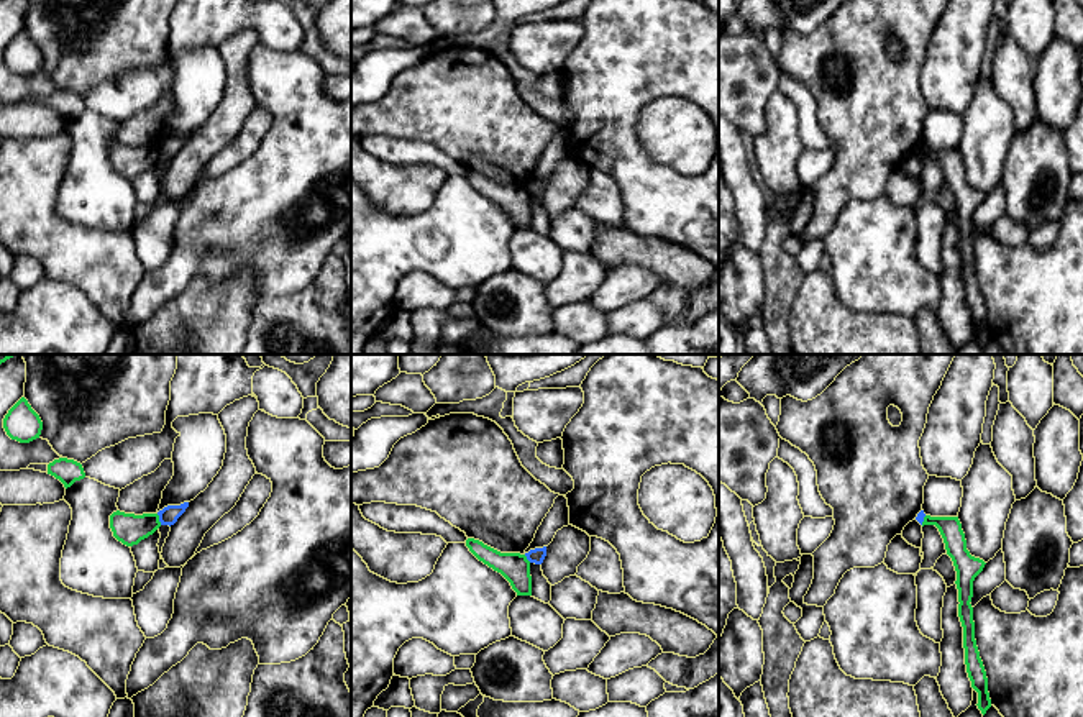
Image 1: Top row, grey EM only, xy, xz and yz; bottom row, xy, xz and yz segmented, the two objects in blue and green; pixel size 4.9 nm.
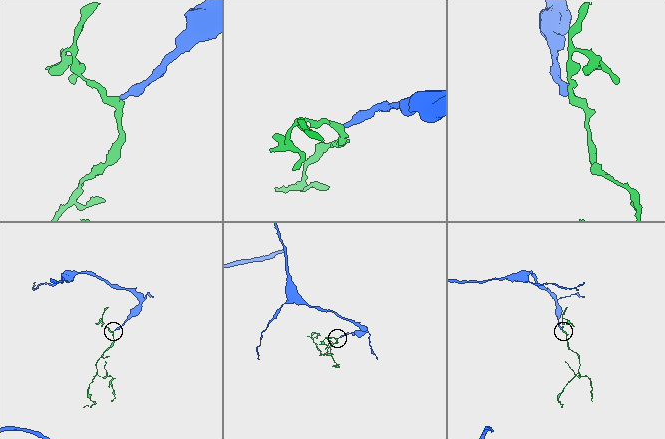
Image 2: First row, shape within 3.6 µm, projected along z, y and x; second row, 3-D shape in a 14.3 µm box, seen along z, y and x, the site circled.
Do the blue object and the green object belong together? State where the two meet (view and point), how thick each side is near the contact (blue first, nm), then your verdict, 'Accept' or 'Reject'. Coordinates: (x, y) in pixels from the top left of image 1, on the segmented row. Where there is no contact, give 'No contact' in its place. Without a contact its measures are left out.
Touches blue at xy (159, 519). Thickness 90 nm (blue) against 150 nm. Reject

